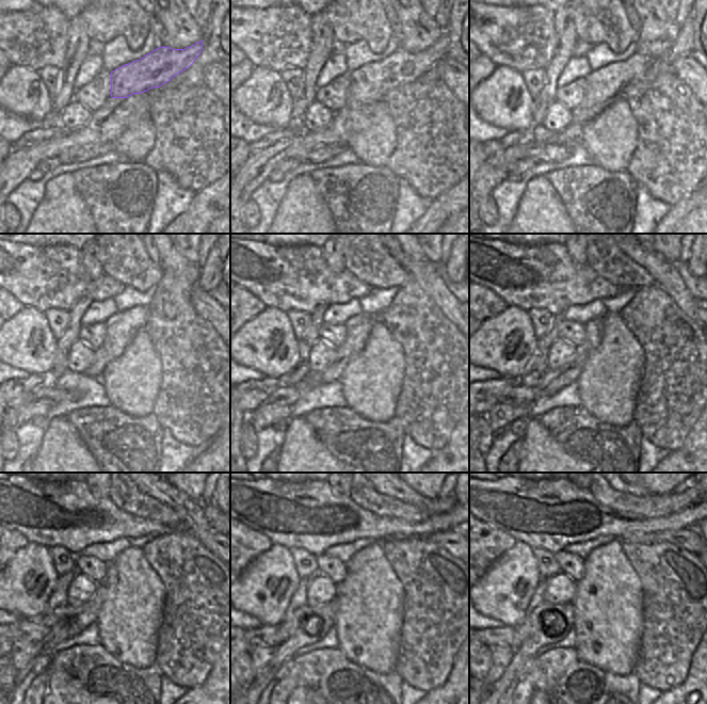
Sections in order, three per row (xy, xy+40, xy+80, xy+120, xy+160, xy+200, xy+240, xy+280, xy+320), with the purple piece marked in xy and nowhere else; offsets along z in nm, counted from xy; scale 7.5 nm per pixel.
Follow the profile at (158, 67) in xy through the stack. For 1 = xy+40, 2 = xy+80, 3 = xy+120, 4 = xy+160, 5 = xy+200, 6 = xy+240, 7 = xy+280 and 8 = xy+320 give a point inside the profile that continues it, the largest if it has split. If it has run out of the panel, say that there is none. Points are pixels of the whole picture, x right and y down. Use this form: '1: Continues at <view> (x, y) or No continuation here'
1: Continues at xy+40 (369, 83)
2: Continues at xy+80 (605, 85)
3: Continues at xy+120 (122, 328)
4: Continues at xy+160 (357, 329)
5: Continues at xy+200 (553, 380)
6: Continues at xy+240 (69, 622)
7: Continues at xy+280 (310, 624)
8: Continues at xy+320 (550, 623)

